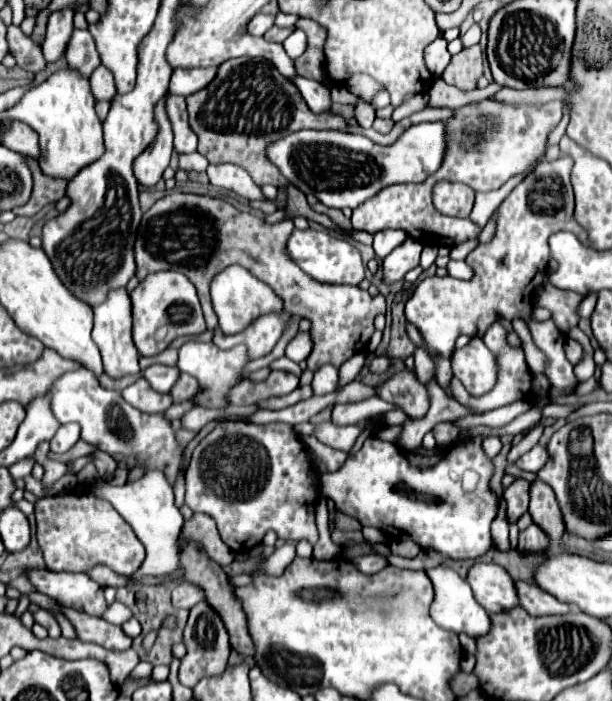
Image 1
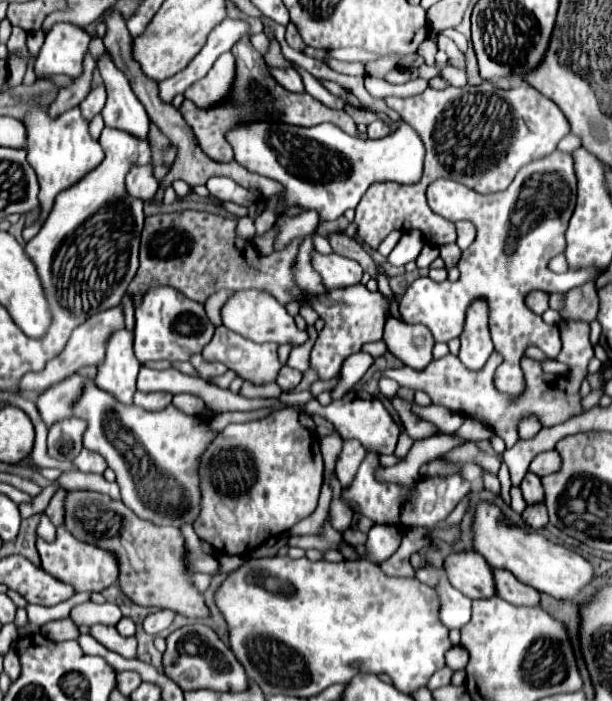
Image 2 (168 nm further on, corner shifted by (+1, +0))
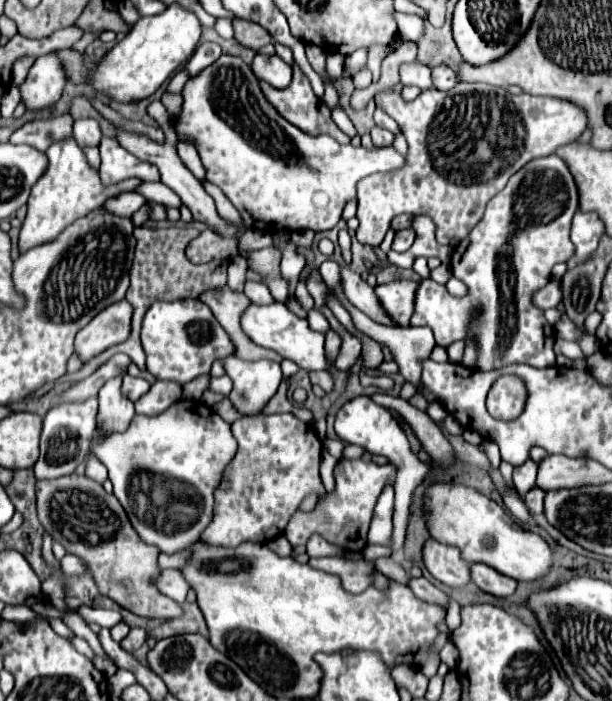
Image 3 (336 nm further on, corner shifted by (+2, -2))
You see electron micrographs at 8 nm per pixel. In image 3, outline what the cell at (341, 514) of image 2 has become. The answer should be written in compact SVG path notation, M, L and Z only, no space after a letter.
M292 413L240 417L238 421L232 423L232 433L238 441L238 453L224 471L224 479L216 491L214 519L204 529L200 539L208 545L220 545L220 547L238 547L244 541L266 543L284 533L290 515L300 507L302 499L308 493L318 493L318 497L326 493L318 473L322 441L318 439L318 435L310 425L306 425Z

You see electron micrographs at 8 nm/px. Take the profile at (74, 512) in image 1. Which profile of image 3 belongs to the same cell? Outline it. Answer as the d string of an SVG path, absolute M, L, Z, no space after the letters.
M66 555L60 565L62 565L62 571L66 575L82 575L82 573L88 573L86 567L84 567L84 563L78 557L74 557L74 555Z

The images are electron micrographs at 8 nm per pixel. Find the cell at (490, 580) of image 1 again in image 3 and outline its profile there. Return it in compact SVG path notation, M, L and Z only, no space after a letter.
M428 539L422 547L422 559L430 575L450 587L464 587L470 581L470 567L456 547Z

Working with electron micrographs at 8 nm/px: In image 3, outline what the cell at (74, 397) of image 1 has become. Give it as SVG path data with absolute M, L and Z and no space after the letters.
M180 399L156 417L136 415L124 433L108 435L102 443L92 445L92 453L110 473L114 495L126 509L134 531L142 541L156 545L164 553L178 553L200 539L214 515L214 491L218 489L218 481L222 481L224 467L234 459L236 451L238 445L230 431L230 423L202 401L192 399Z

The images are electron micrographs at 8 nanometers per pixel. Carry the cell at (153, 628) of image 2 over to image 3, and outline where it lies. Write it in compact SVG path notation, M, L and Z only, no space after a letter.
M136 627L136 629L132 629L132 631L126 635L126 639L120 641L120 645L122 645L128 653L134 653L144 641L146 641L146 631L140 629L140 627Z

